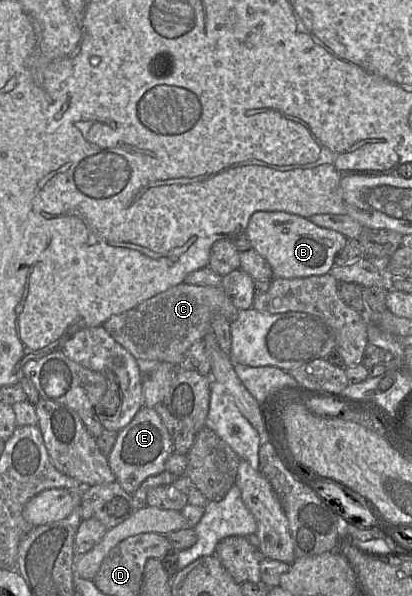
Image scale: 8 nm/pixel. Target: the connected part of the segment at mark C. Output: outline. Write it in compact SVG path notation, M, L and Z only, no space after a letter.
M182 282L128 311L110 317L102 326L136 359L157 360L176 366L191 345L211 331L215 316L222 315L233 322L238 313L239 310L221 286L199 286Z

